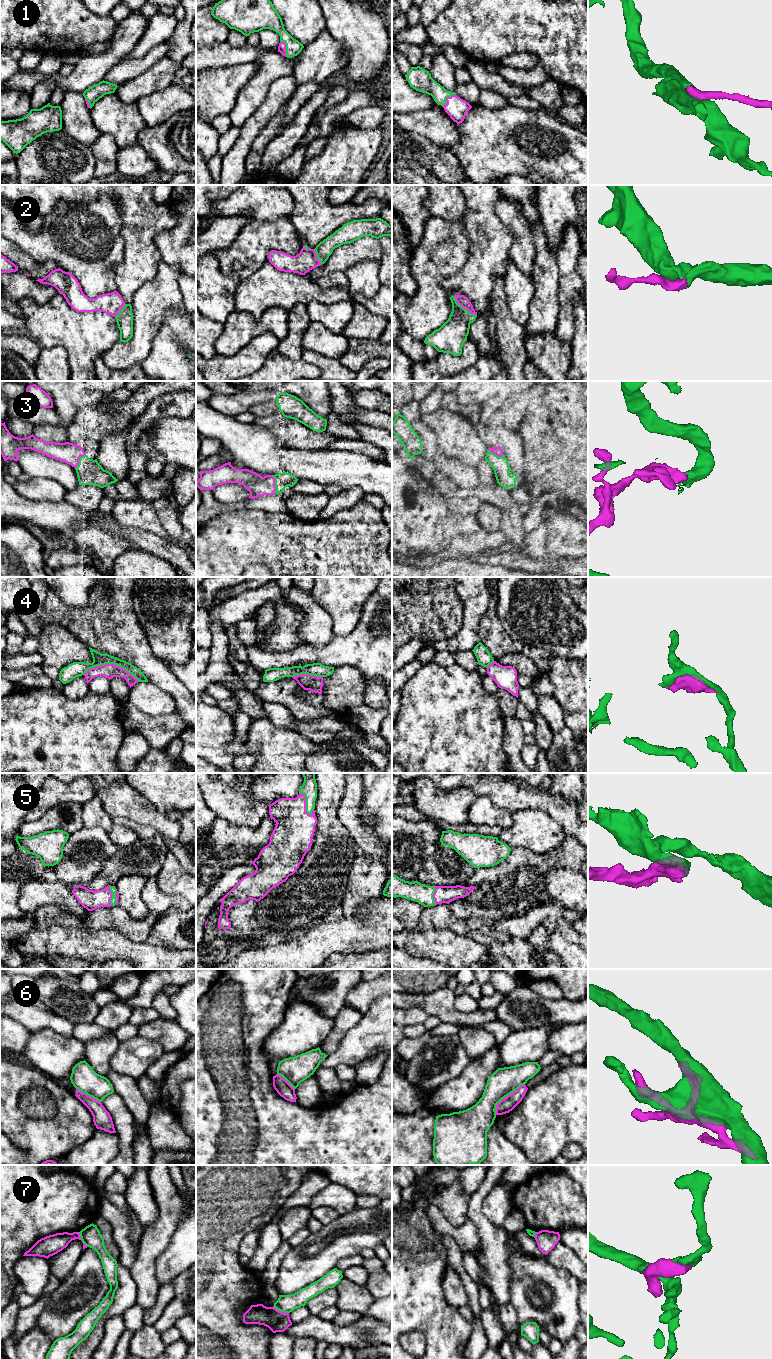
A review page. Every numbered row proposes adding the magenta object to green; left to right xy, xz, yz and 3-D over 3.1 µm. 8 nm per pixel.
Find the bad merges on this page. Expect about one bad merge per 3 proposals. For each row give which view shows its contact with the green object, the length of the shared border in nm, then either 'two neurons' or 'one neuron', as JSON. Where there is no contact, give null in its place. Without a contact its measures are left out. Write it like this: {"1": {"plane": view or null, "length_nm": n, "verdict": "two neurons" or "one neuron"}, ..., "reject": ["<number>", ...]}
{"1": {"plane": "yz", "length_nm": 150, "verdict": "one neuron"}, "2": {"plane": "yz", "length_nm": 240, "verdict": "one neuron"}, "3": {"plane": "xz", "length_nm": 160, "verdict": "one neuron"}, "4": {"plane": "xy", "length_nm": 460, "verdict": "two neurons"}, "5": {"plane": "xz", "length_nm": 220, "verdict": "one neuron"}, "6": {"plane": "yz", "length_nm": 340, "verdict": "two neurons"}, "7": {"plane": "xz", "length_nm": 140, "verdict": "two neurons"}, "reject": ["4", "6", "7"]}

